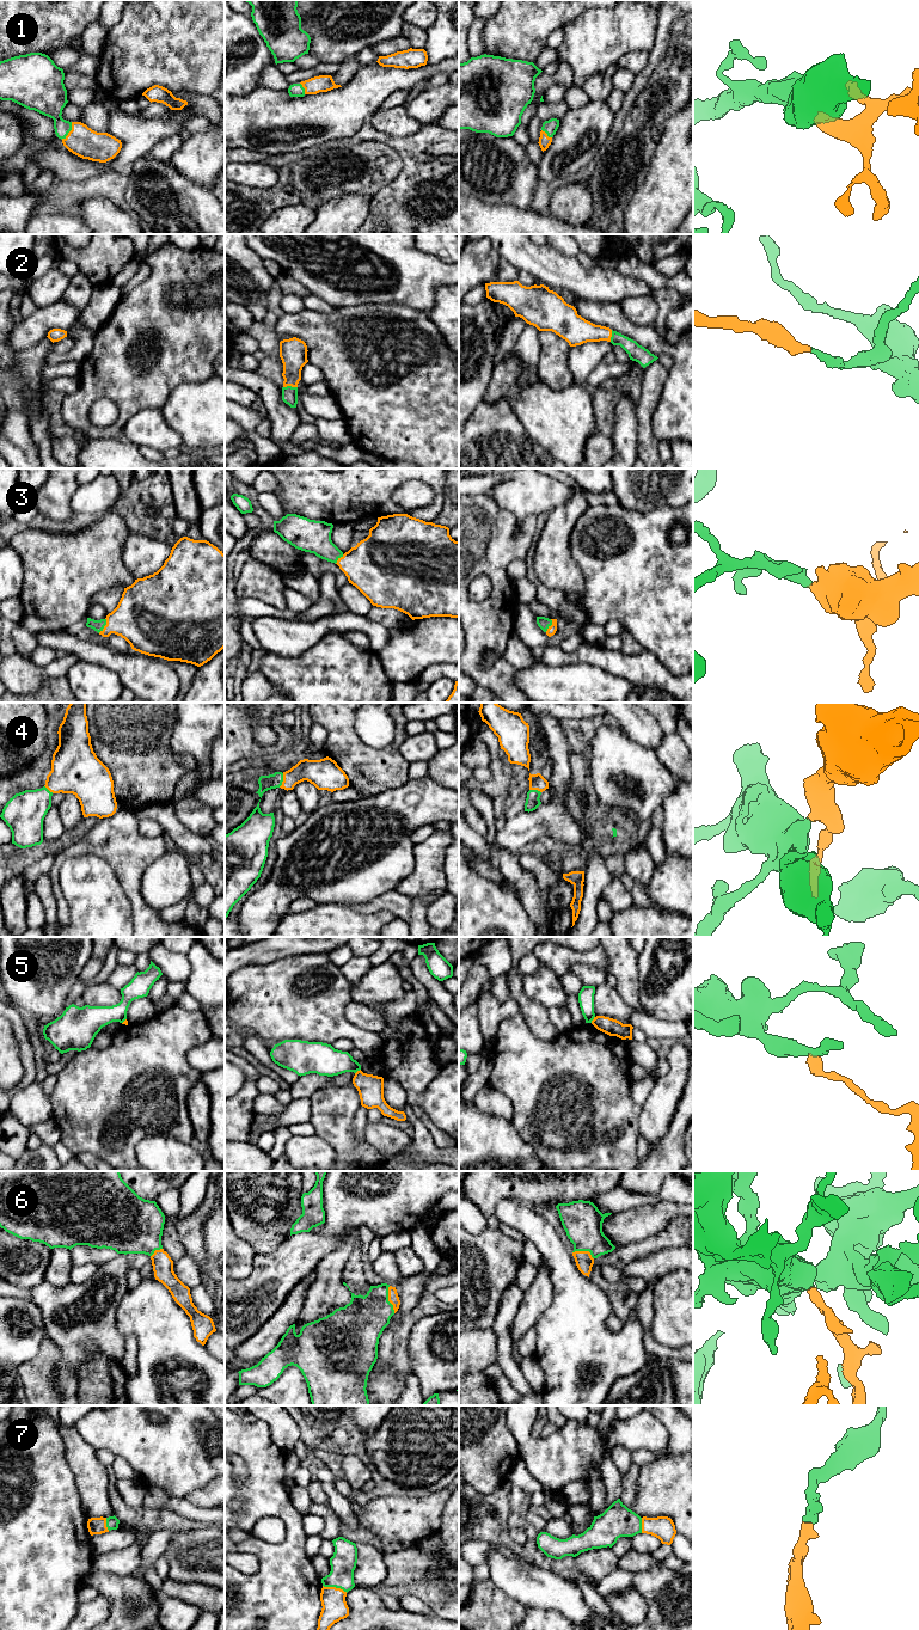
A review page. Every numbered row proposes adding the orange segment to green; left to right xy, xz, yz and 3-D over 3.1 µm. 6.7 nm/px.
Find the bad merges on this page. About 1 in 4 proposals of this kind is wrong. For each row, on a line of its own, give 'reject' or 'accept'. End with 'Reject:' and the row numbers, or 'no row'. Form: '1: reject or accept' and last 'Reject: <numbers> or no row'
1: accept
2: accept
3: accept
4: accept
5: reject
6: accept
7: accept
Reject: 5

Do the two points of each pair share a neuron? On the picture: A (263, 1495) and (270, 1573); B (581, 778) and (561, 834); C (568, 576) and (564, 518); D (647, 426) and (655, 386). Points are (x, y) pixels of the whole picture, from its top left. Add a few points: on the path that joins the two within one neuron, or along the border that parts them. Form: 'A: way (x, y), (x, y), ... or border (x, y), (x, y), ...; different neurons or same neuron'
A: way (283, 1513), (292, 1521), (290, 1552); same neuron
B: border (570, 757), (573, 783); different neurons
C: way (559, 562), (559, 532); same neuron
D: way (647, 416), (647, 404), (650, 396); same neuron

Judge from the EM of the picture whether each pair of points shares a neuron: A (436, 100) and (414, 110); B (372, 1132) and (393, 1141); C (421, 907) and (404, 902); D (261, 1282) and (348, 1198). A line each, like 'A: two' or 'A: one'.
A: one
B: one
C: two
D: one

